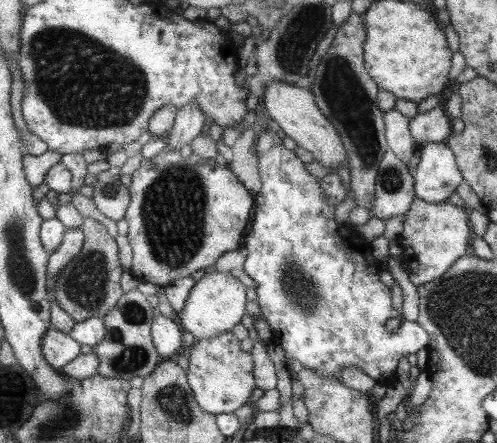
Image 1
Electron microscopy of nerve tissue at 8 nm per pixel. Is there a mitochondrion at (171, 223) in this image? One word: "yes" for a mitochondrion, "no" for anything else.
yes

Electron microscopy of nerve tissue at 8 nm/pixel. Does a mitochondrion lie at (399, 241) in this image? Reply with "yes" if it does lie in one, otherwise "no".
no

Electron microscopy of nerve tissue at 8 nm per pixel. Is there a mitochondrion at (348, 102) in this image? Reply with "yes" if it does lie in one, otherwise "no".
yes

